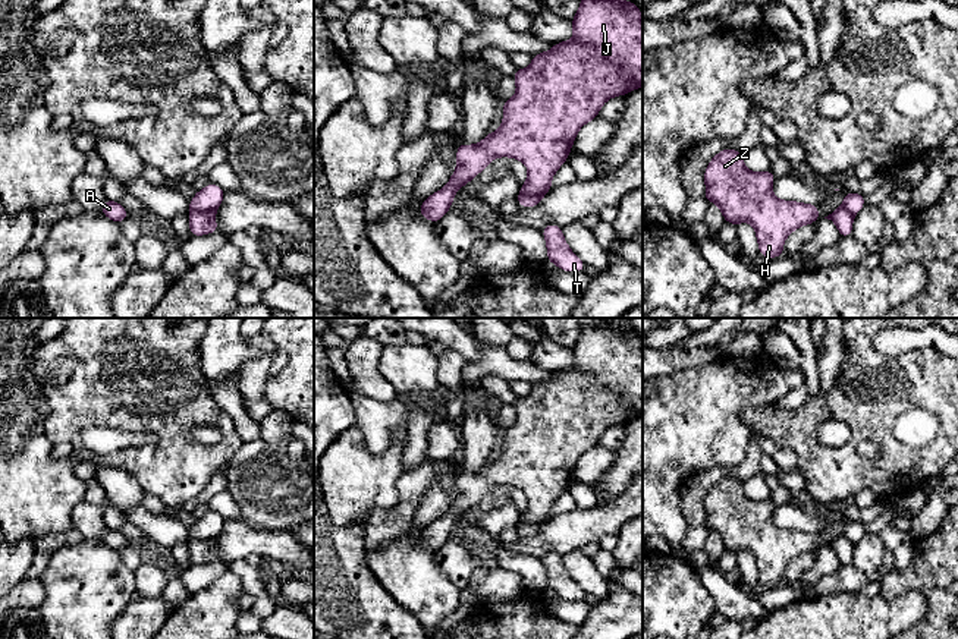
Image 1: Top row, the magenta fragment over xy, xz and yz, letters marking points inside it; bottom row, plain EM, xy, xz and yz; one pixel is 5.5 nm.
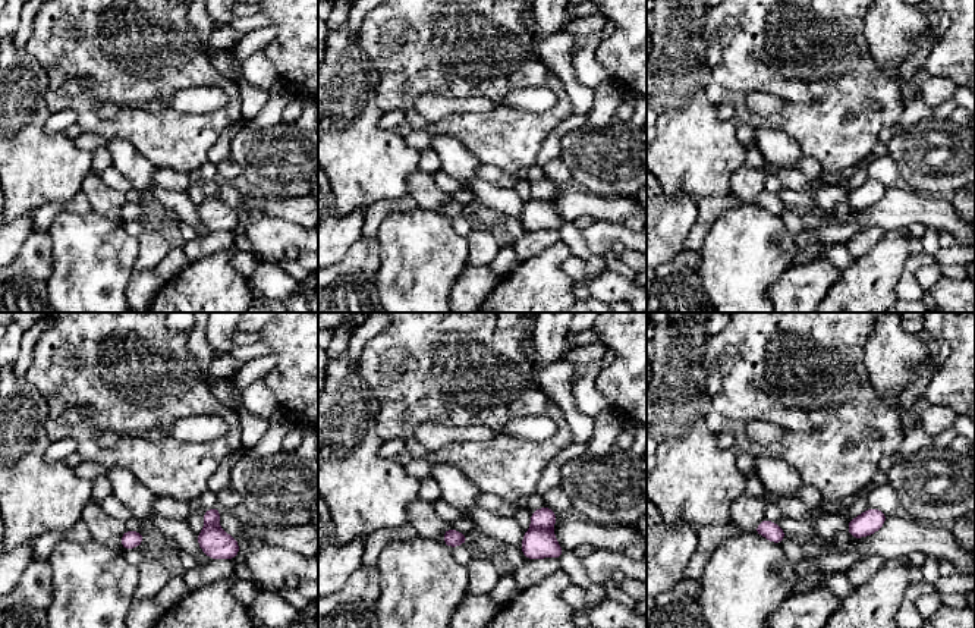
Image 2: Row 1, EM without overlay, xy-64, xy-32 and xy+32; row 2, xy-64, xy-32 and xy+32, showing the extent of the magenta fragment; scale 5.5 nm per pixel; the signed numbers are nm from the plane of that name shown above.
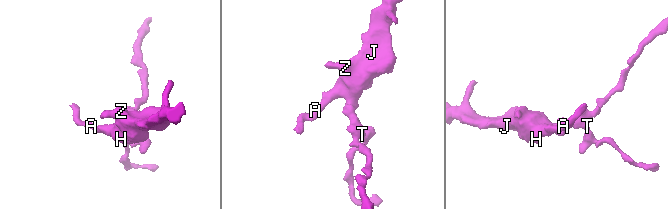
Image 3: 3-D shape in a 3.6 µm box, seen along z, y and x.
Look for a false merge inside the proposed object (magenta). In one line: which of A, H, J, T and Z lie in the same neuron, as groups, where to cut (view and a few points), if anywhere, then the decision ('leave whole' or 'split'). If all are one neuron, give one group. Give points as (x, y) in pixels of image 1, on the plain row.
groups A H J Z / T; cut xy (189, 538), (214, 540); split

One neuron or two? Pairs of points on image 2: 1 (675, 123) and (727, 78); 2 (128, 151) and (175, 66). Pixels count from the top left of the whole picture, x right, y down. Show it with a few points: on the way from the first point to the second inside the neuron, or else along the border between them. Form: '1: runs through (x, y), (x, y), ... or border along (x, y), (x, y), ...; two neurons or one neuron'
1: border along (707, 60), (710, 81), (705, 94), (716, 107); two neurons
2: border along (107, 140), (129, 141), (156, 166); two neurons

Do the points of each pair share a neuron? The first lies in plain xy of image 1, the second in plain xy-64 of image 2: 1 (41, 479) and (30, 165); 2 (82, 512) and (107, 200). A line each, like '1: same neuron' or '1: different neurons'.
1: same neuron
2: same neuron

